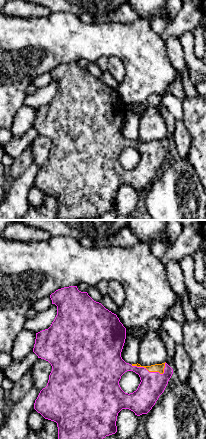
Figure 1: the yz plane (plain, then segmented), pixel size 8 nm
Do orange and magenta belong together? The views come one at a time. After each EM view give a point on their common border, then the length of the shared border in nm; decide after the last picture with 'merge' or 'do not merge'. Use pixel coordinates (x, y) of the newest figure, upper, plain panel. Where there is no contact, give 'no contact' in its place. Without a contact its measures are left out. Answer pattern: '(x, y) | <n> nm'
(152, 147) | 280 nm

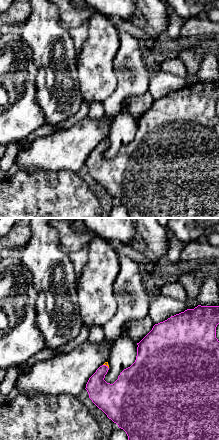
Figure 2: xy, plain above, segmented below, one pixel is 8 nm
(106, 141) | 60 nm

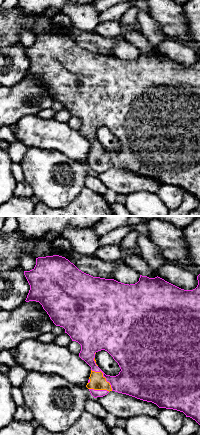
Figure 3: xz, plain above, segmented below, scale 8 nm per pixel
(102, 152) | 240 nm

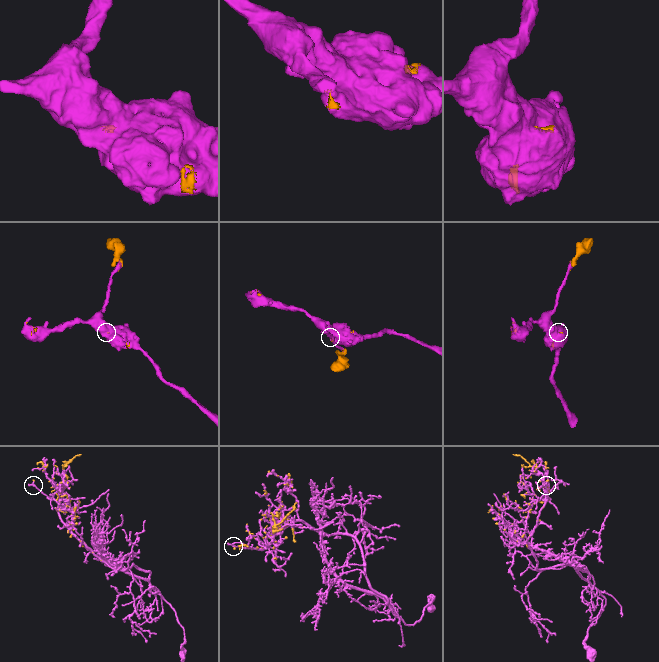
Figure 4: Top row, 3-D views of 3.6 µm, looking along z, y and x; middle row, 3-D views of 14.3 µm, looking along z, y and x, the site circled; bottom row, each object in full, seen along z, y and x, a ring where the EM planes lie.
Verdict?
merge

